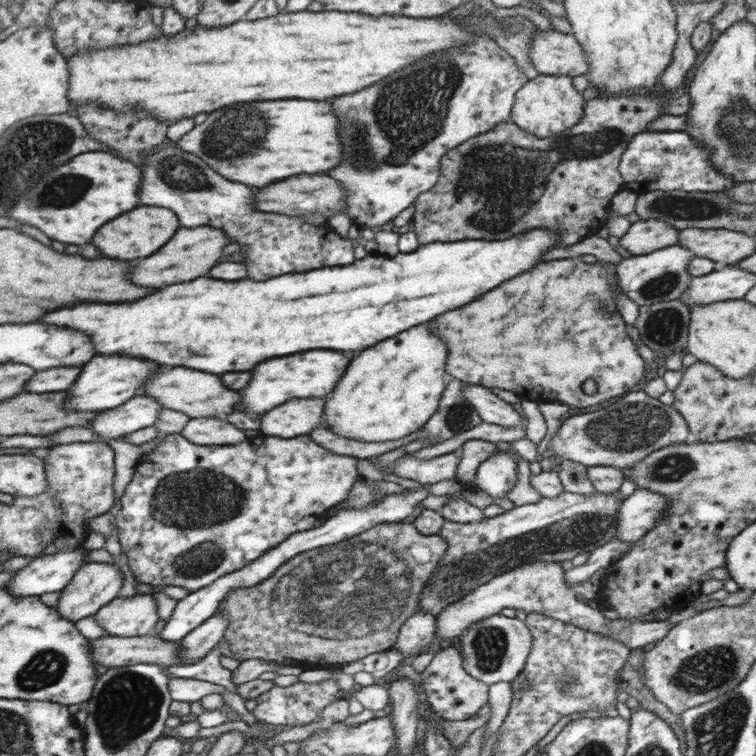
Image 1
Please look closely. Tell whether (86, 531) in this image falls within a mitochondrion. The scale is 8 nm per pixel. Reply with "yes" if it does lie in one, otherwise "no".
no

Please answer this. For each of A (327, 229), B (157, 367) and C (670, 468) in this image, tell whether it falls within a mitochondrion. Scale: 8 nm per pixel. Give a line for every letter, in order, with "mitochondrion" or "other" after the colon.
A: other
B: other
C: mitochondrion

